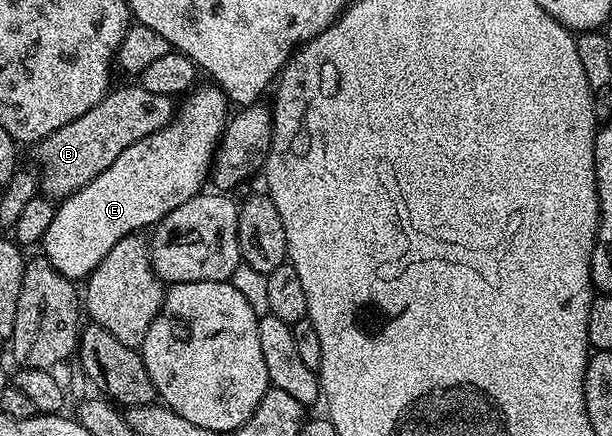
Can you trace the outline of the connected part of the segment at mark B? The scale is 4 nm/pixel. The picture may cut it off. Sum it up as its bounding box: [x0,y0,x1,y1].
[36,85,174,201]

